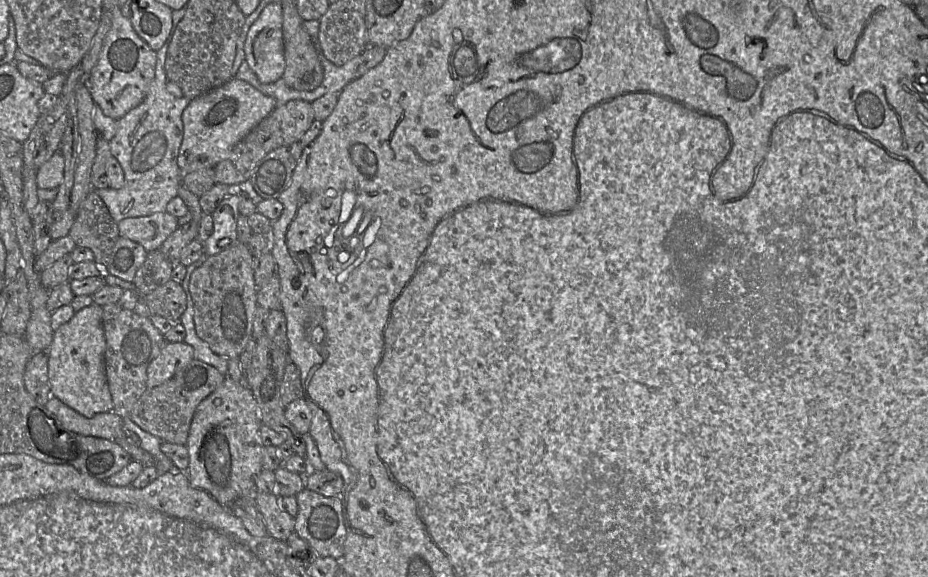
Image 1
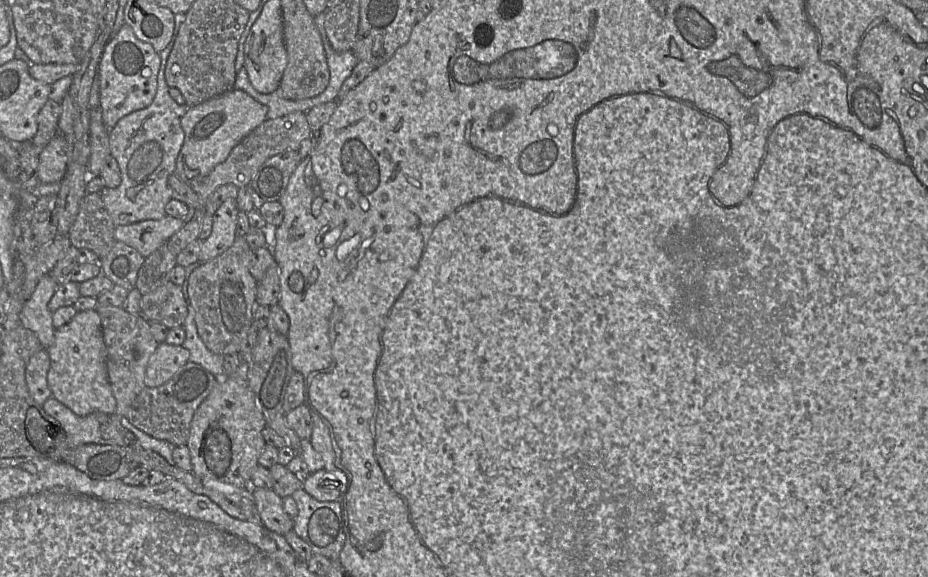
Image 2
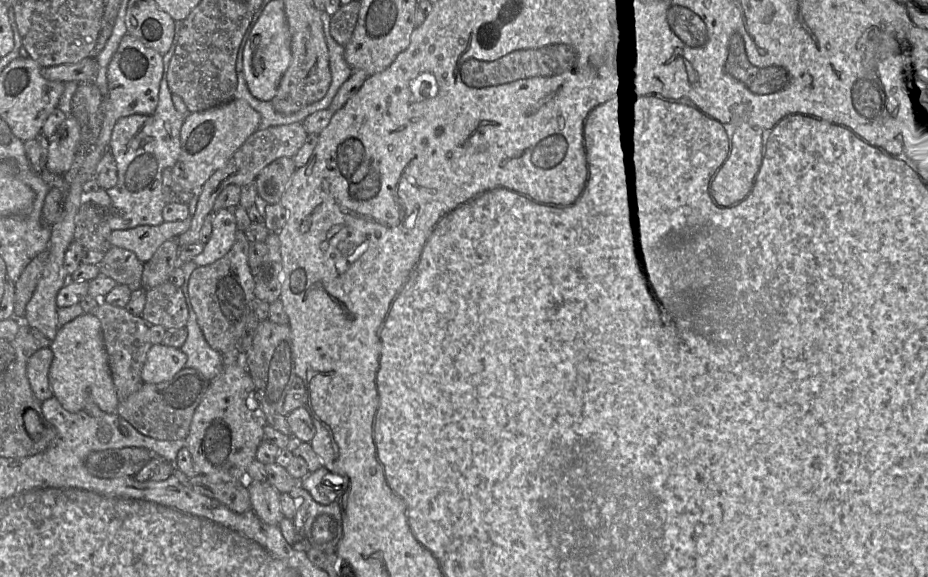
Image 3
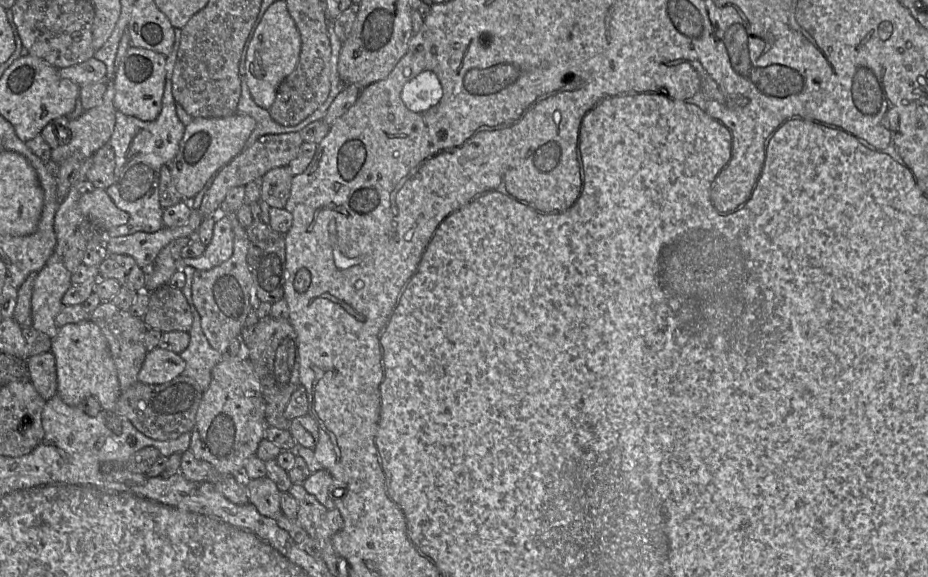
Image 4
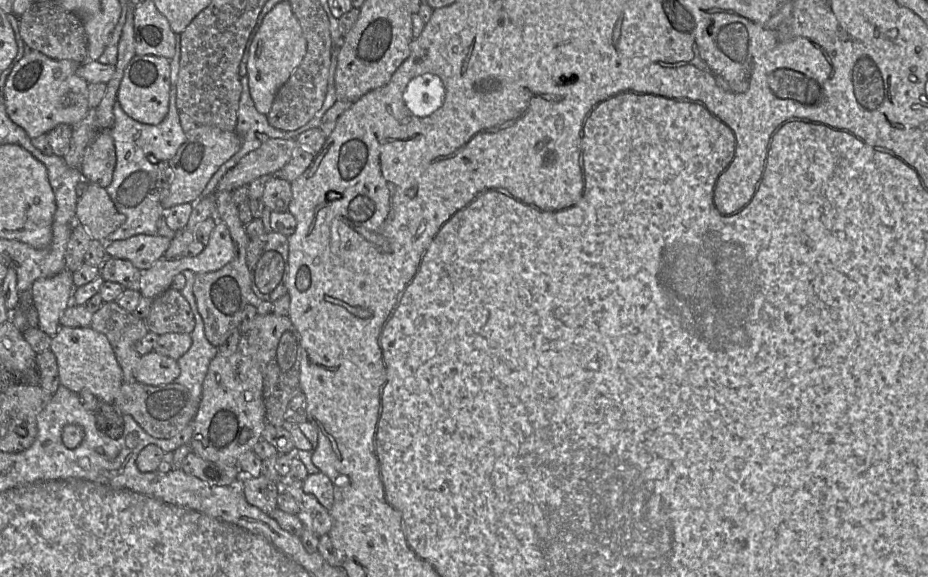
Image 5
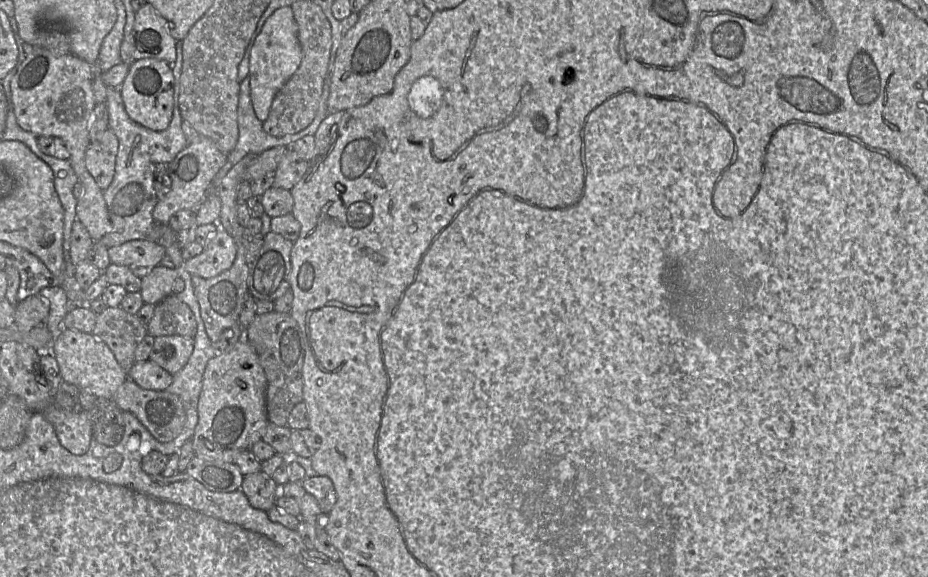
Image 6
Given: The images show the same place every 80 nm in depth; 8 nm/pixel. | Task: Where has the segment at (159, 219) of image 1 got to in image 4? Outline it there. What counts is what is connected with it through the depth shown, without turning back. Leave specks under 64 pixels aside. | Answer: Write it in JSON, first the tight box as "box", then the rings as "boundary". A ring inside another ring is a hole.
{"box":[104,209,203,269],"boundary":[[[192,209],[188,222],[183,226],[164,226],[154,233],[136,232],[119,237],[106,236],[104,247],[108,253],[130,256],[139,267],[149,269],[159,252],[171,241],[195,235],[203,219],[198,209]]]}

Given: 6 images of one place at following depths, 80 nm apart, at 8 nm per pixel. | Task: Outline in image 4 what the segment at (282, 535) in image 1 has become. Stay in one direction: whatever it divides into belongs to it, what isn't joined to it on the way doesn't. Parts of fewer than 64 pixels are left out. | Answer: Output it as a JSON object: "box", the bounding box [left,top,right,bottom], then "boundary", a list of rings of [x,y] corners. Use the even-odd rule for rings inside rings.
{"box":[244,476,286,520],"boundary":[[[267,476],[257,479],[244,479],[244,485],[248,492],[249,502],[256,507],[260,514],[275,520],[279,515],[283,515],[281,512],[280,499],[281,493],[286,492],[281,492],[271,479]]]}

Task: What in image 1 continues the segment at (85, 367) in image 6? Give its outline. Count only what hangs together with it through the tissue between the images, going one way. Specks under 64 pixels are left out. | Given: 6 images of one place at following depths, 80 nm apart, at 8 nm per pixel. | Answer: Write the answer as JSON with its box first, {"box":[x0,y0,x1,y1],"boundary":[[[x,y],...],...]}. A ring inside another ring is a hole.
{"box":[47,303,114,418],"boundary":[[[93,303],[75,312],[68,322],[54,331],[52,343],[47,350],[51,396],[86,418],[114,409],[105,373],[106,341],[102,307]]]}

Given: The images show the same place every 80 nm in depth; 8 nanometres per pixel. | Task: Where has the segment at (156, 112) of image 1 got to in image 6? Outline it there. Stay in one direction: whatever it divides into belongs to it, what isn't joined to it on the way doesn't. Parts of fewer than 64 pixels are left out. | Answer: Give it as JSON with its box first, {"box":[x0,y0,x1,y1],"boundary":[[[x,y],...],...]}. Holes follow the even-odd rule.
{"box":[99,42,188,248],"boundary":[[[176,42],[176,61],[172,67],[174,77],[173,114],[168,128],[153,131],[133,121],[125,111],[120,88],[107,87],[108,128],[118,139],[115,173],[110,186],[103,192],[111,231],[99,241],[106,248],[119,246],[132,240],[147,240],[154,223],[153,210],[158,202],[154,189],[154,172],[159,164],[169,164],[188,145],[182,132],[183,119],[178,106],[180,75],[182,70],[182,43]]]}

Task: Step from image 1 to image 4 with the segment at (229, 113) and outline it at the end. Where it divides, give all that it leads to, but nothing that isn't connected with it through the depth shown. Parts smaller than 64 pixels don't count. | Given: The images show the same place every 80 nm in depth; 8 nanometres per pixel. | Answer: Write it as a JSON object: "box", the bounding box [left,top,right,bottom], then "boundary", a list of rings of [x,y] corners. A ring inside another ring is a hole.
{"box":[169,113,255,200],"boundary":[[[235,113],[226,118],[194,118],[185,127],[179,150],[169,165],[172,182],[184,200],[193,199],[211,176],[235,158],[255,129],[255,120]]]}

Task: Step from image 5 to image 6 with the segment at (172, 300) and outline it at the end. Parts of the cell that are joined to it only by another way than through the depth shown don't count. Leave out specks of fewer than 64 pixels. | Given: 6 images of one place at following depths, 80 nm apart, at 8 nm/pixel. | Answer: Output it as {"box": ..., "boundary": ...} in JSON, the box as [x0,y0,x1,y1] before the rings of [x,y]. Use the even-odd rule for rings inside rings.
{"box":[146,294,197,338],"boundary":[[[171,294],[155,305],[153,317],[146,328],[153,337],[180,335],[193,338],[197,323],[189,306],[176,294]]]}

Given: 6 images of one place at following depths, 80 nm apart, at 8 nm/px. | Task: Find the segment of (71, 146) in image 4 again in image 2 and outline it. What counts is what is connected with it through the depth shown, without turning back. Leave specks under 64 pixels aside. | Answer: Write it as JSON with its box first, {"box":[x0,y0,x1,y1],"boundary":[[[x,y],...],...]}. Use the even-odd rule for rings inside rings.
{"box":[39,133,67,184],"boundary":[[[58,133],[40,153],[39,181],[44,184],[61,183],[67,168],[67,142]]]}

